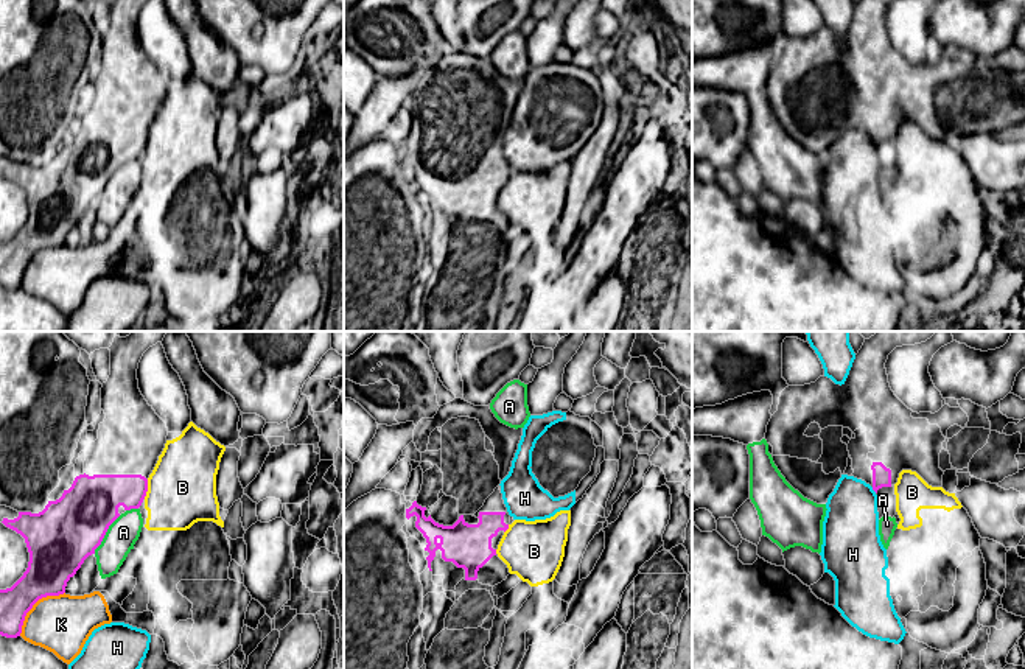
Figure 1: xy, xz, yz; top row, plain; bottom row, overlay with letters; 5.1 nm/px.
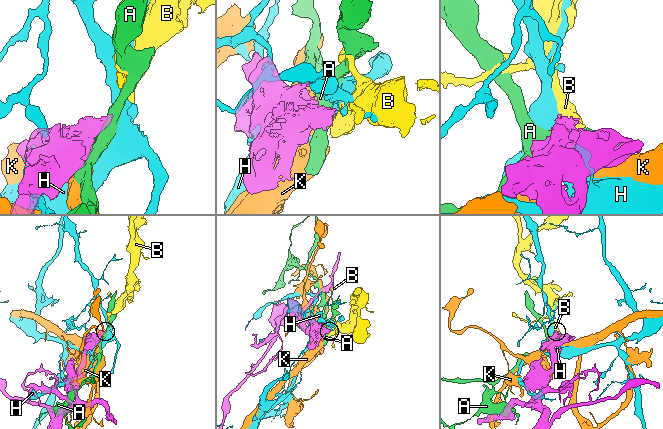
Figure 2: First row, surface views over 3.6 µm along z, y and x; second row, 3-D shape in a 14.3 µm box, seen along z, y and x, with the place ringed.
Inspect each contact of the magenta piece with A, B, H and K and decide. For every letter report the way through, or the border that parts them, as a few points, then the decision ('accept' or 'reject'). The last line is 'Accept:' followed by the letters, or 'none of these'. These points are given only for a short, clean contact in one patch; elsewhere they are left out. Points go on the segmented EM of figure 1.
A: reject
B: border xy (148, 479), (143, 498); reject
H: reject
K: reject
Accept: none of these

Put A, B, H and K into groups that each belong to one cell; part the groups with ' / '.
A / B K / H

